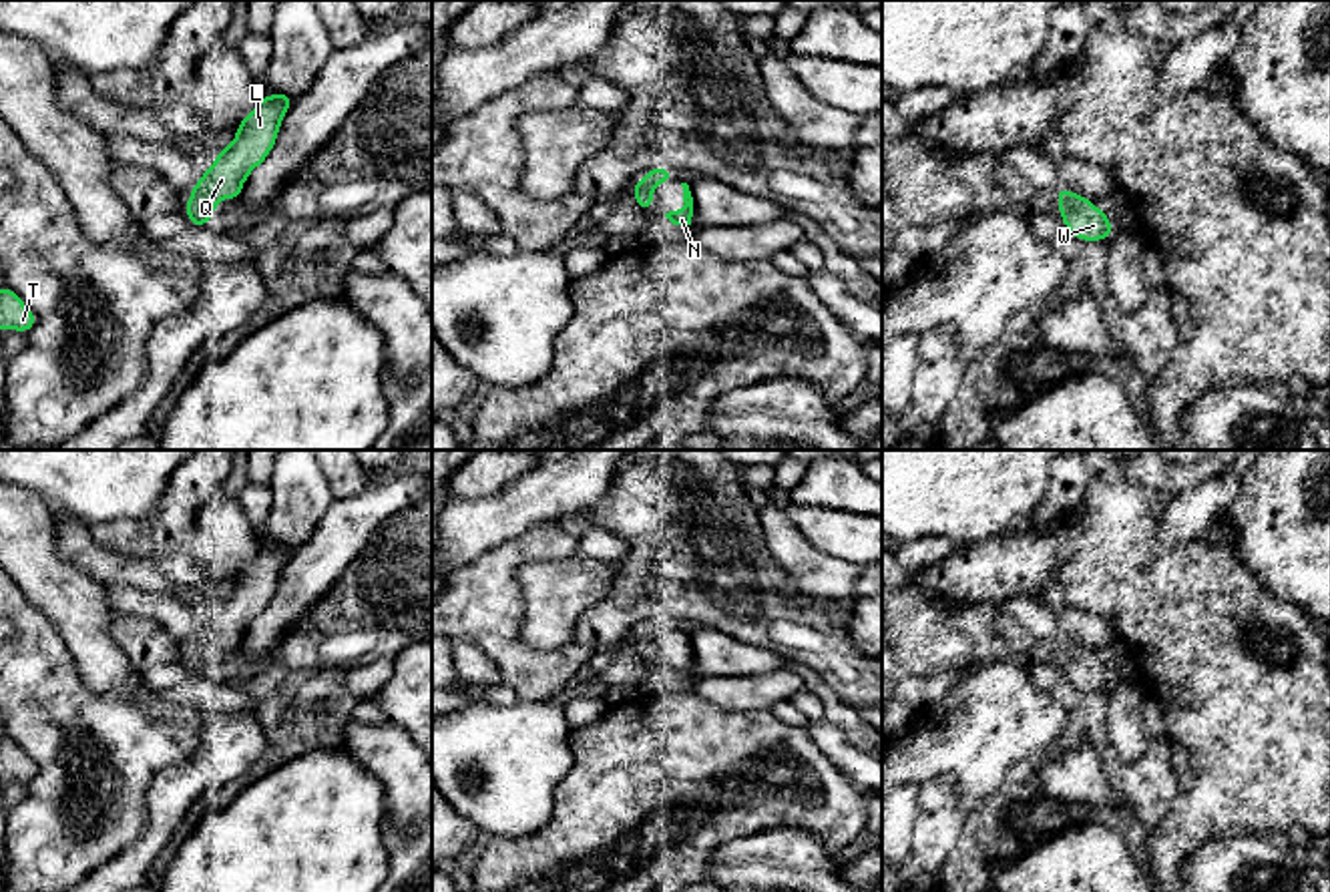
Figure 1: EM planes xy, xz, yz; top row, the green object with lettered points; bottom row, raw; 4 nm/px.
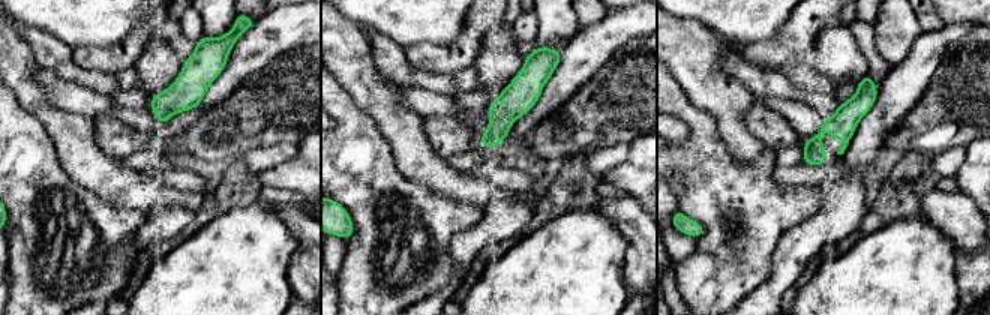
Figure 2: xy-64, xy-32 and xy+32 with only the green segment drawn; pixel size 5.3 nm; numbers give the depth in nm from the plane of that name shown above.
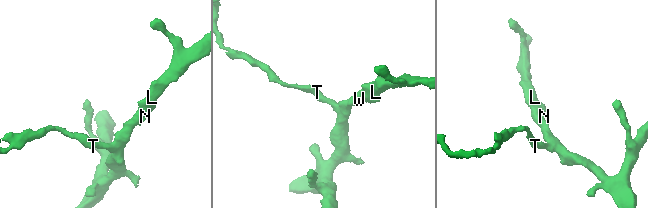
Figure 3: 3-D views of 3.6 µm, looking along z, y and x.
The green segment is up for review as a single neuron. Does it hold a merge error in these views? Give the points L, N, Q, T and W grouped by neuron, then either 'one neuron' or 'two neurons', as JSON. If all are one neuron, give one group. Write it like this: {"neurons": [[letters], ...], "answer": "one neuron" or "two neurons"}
{"neurons": [["L", "N", "Q", "T", "W"]], "answer": "one neuron"}

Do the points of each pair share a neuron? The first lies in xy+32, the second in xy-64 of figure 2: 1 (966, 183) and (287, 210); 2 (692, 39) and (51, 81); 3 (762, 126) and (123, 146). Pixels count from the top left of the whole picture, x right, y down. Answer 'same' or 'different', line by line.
1: different
2: different
3: same

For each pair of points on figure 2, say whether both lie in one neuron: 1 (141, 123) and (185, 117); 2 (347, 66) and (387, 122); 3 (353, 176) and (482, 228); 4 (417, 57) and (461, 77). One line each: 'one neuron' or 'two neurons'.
1: one neuron
2: one neuron
3: two neurons
4: two neurons

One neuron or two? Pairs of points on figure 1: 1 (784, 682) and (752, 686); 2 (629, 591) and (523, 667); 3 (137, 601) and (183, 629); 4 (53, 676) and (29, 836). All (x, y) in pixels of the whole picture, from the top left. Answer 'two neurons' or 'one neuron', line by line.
1: one neuron
2: two neurons
3: one neuron
4: one neuron

